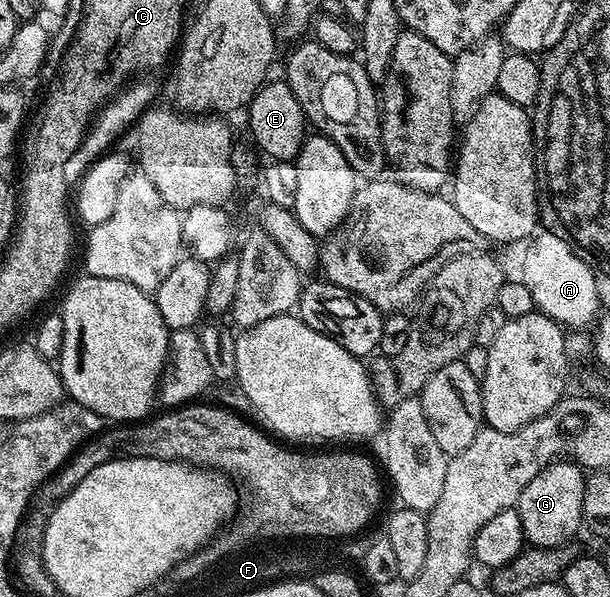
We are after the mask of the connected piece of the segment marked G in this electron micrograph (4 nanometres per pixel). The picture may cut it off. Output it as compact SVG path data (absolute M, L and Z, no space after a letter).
M567 460L551 462L526 488L514 507L520 513L525 539L532 546L563 546L573 541L584 520L584 480L586 474L576 463Z

